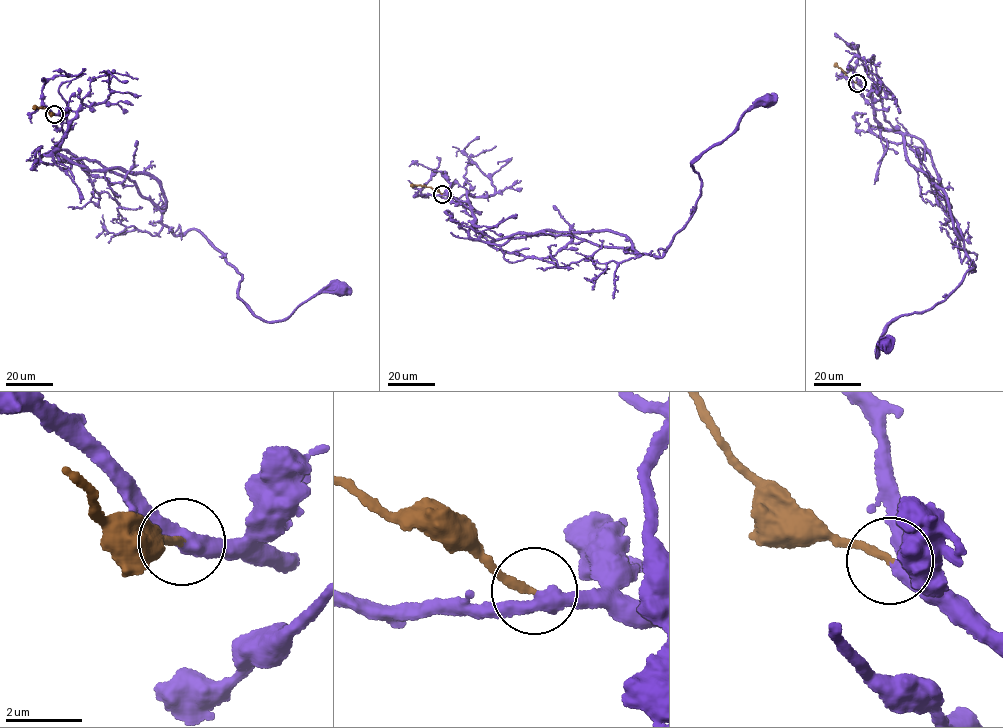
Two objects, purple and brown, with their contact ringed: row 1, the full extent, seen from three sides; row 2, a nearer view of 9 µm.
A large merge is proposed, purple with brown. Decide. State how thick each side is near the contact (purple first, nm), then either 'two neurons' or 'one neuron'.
calibres 380 and 200 nm; one neuron

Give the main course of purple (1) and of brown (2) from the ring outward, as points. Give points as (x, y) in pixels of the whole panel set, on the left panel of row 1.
1: (54, 114), (67, 130), (42, 155), (128, 176), (175, 234), (196, 230), (222, 253), (257, 317), (342, 288)
2: (54, 114), (41, 107), (32, 108)

